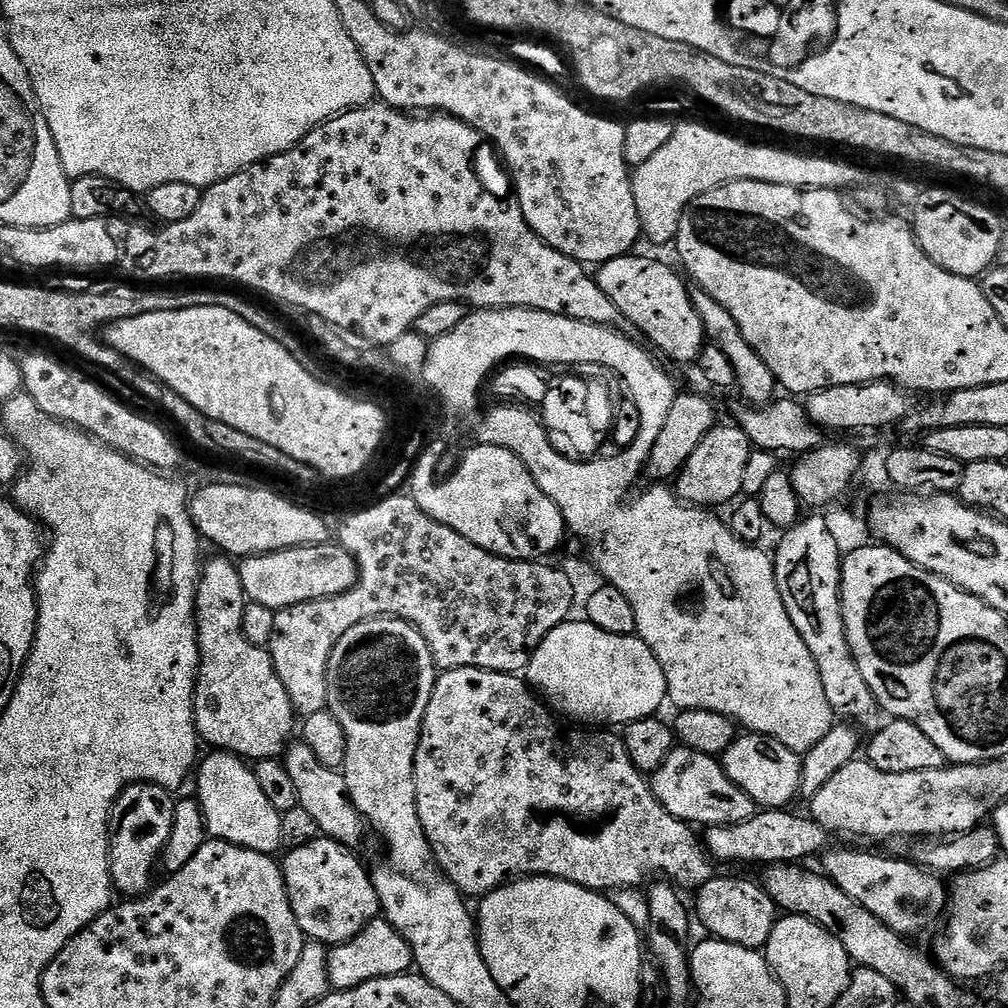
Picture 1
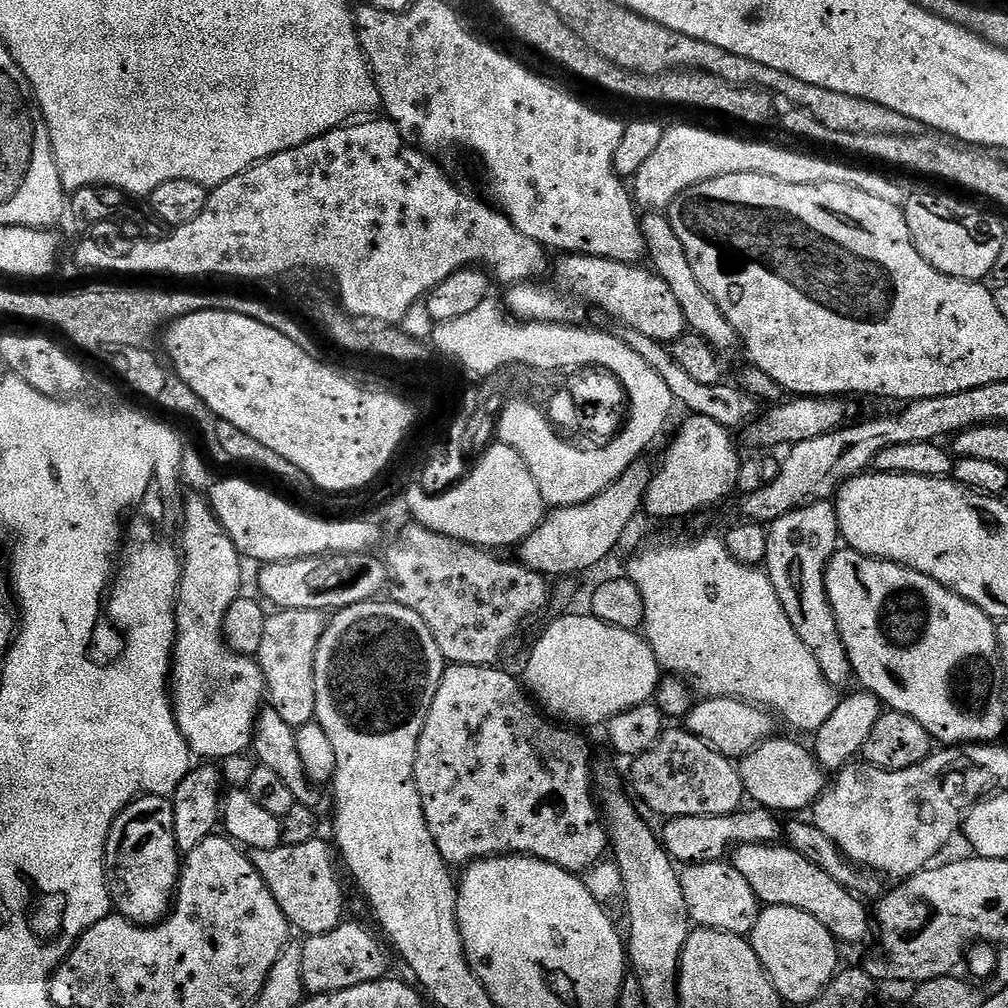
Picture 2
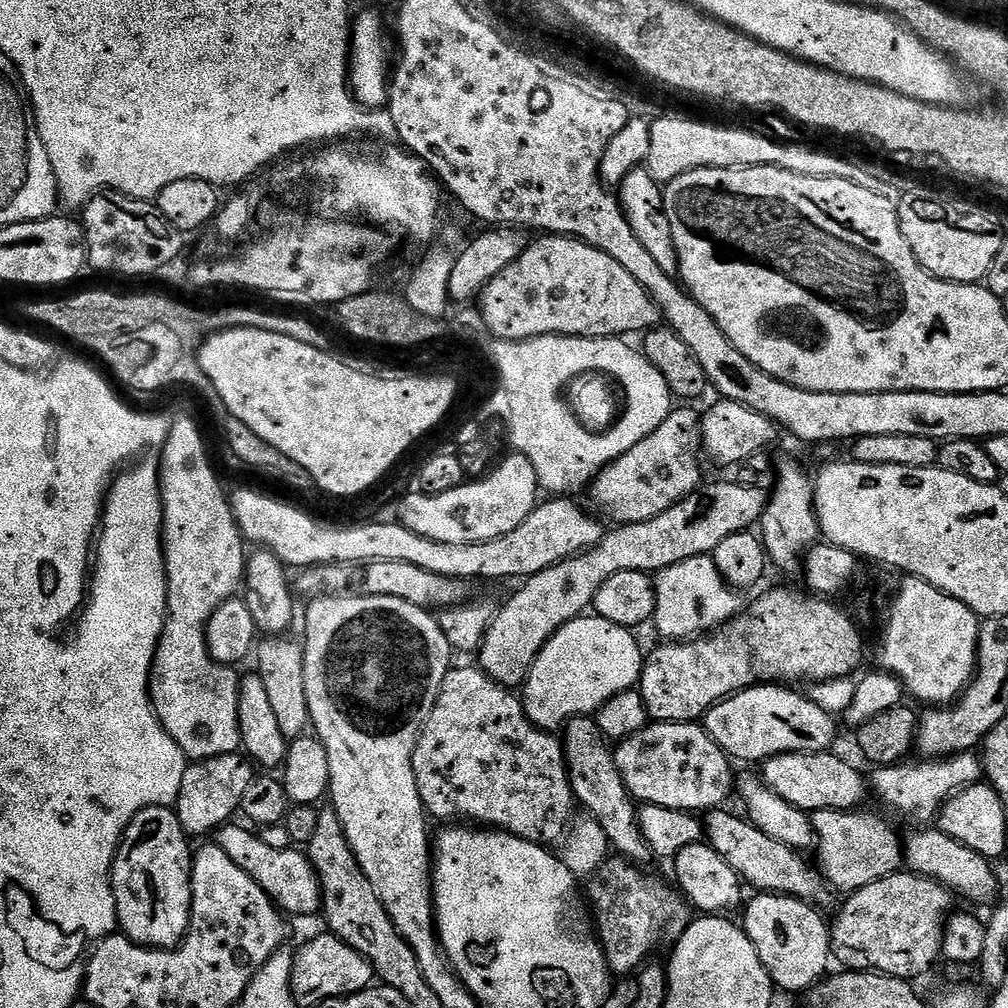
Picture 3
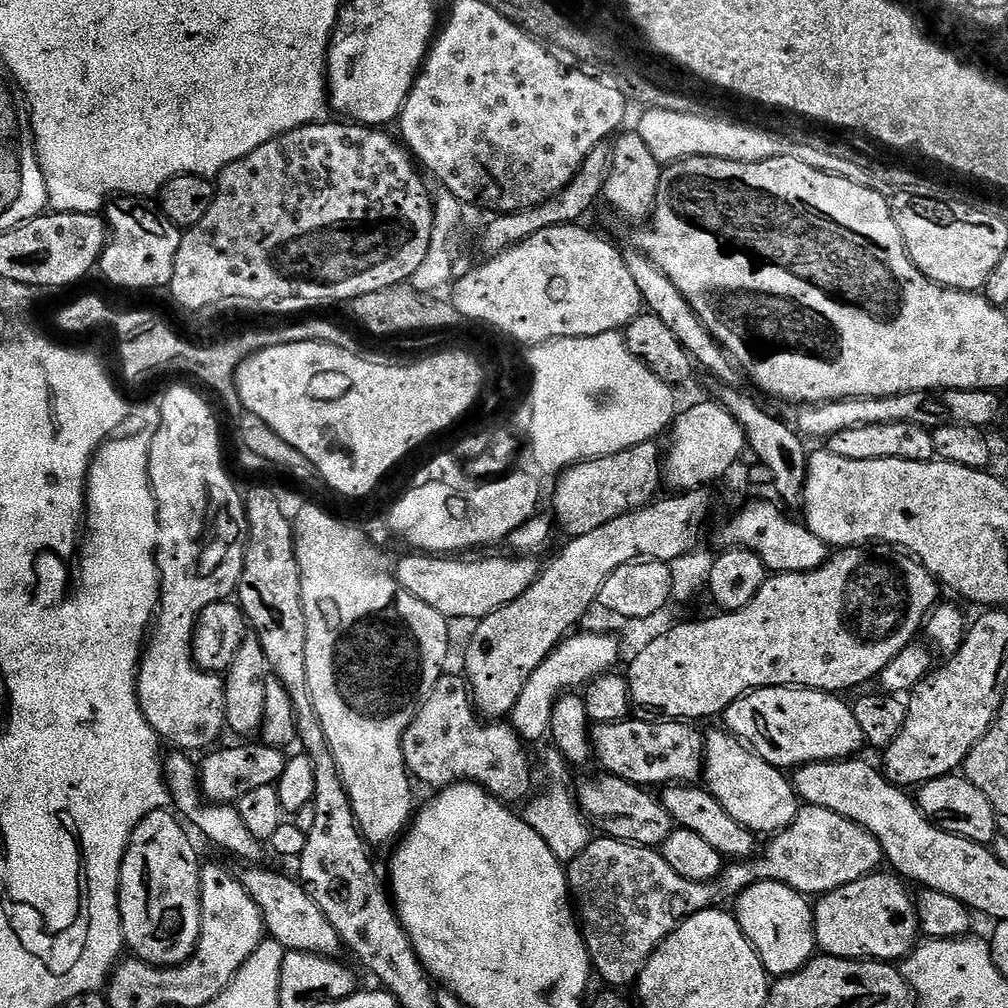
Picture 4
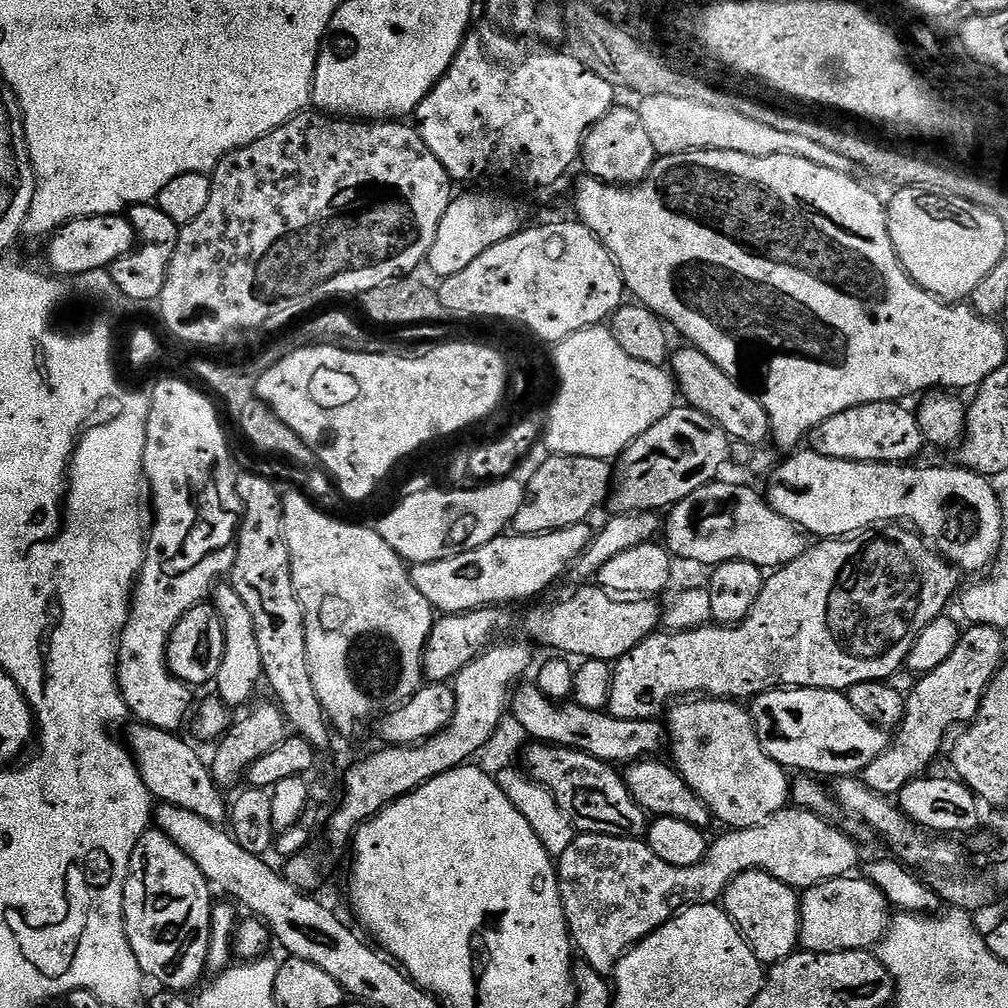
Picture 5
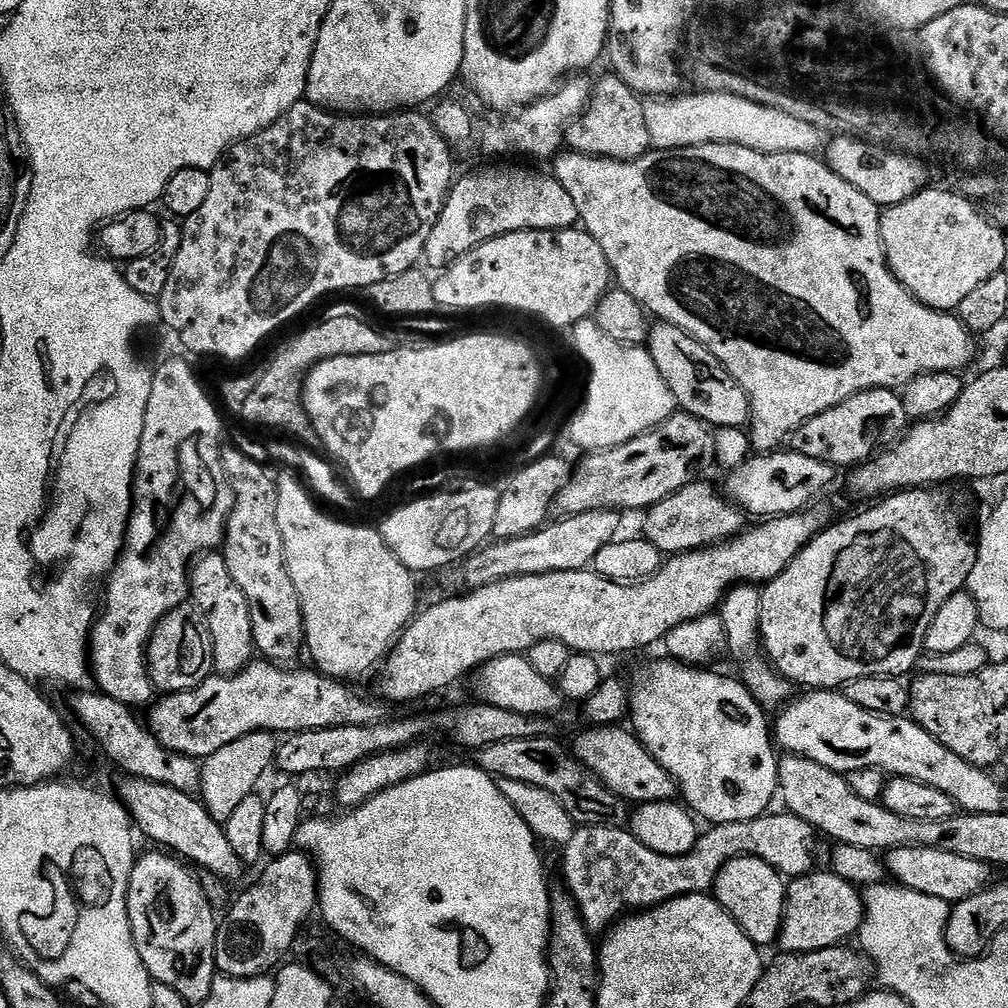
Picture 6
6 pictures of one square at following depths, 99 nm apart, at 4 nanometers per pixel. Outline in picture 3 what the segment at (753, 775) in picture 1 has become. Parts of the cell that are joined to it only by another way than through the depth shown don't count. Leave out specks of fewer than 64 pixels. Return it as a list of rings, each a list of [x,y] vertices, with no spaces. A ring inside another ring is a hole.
[[[835,751],[827,752],[783,752],[781,756],[772,756],[770,759],[763,761],[762,779],[764,784],[774,790],[774,794],[778,794],[778,798],[782,798],[786,802],[790,802],[790,806],[800,808],[803,812],[809,814],[813,812],[821,812],[822,810],[838,810],[846,812],[856,810],[861,807],[860,804],[864,800],[864,795],[869,795],[870,788],[860,777],[860,772],[856,768],[851,768],[846,761],[840,756],[835,756]]]

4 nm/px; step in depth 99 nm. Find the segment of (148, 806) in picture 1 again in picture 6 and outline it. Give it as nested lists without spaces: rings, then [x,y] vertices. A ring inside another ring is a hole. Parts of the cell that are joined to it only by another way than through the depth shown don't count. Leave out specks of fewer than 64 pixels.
[[[152,851],[156,852],[148,852],[145,856],[144,853],[137,855],[128,883],[128,917],[130,930],[134,934],[134,946],[138,946],[138,954],[142,954],[142,962],[155,983],[170,986],[170,990],[178,990],[178,994],[182,994],[189,1006],[203,1006],[210,998],[210,990],[218,979],[214,958],[218,912],[216,916],[212,909],[215,908],[213,901],[208,899],[203,883],[198,876],[196,880],[197,873],[191,867],[185,866],[167,851]]]

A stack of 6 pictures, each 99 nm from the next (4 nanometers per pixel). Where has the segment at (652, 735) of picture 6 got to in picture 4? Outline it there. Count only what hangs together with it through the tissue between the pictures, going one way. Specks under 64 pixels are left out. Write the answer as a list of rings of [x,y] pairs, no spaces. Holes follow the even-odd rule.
[[[719,731],[707,733],[704,742],[703,787],[711,796],[718,798],[718,802],[722,802],[722,810],[726,810],[734,822],[752,832],[775,834],[791,826],[802,807],[791,779],[781,769],[755,756],[752,749],[745,748],[735,736]]]

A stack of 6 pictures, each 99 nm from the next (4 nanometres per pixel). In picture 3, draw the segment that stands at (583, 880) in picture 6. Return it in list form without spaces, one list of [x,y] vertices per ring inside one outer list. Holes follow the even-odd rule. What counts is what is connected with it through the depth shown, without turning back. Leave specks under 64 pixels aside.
[[[822,810],[811,813],[812,828],[816,832],[814,853],[818,871],[835,891],[837,888],[843,894],[857,892],[862,886],[870,886],[902,868],[902,840],[882,817],[864,811]],[[609,858],[592,873],[587,881],[589,884],[586,900],[590,905],[591,915],[594,917],[594,931],[604,951],[609,972],[620,978],[628,978],[624,977],[628,975],[631,977],[651,957],[648,955],[655,950],[656,943],[664,935],[679,938],[690,923],[690,915],[688,916],[690,905],[683,895],[669,881],[668,885],[664,880],[651,880],[640,872],[643,871],[630,860]]]

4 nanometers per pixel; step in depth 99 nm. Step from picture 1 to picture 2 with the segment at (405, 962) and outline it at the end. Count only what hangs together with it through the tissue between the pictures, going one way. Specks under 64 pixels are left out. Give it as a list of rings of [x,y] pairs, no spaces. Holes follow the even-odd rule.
[[[345,922],[326,934],[307,937],[302,944],[302,982],[305,993],[325,996],[385,979],[389,975],[389,949],[385,941],[373,932],[364,924]]]

